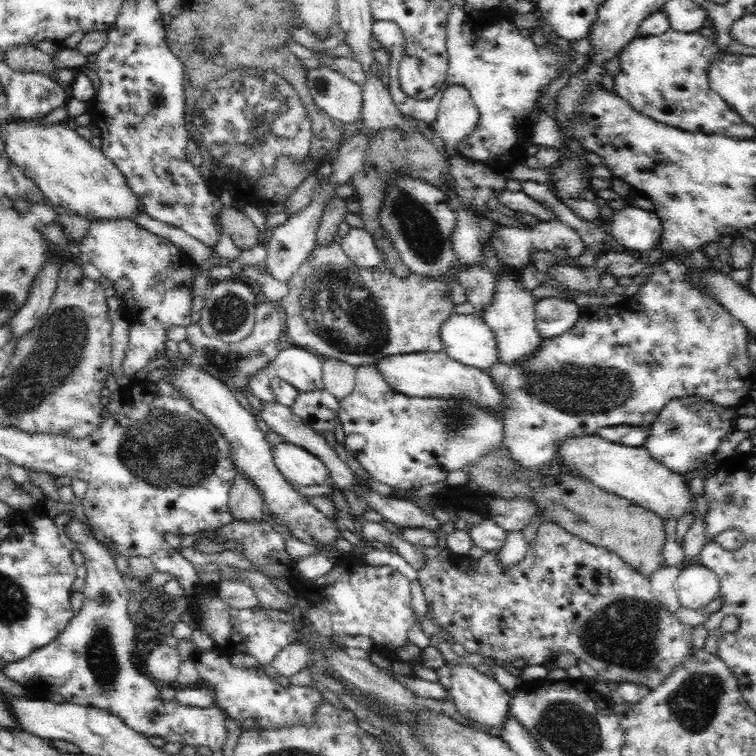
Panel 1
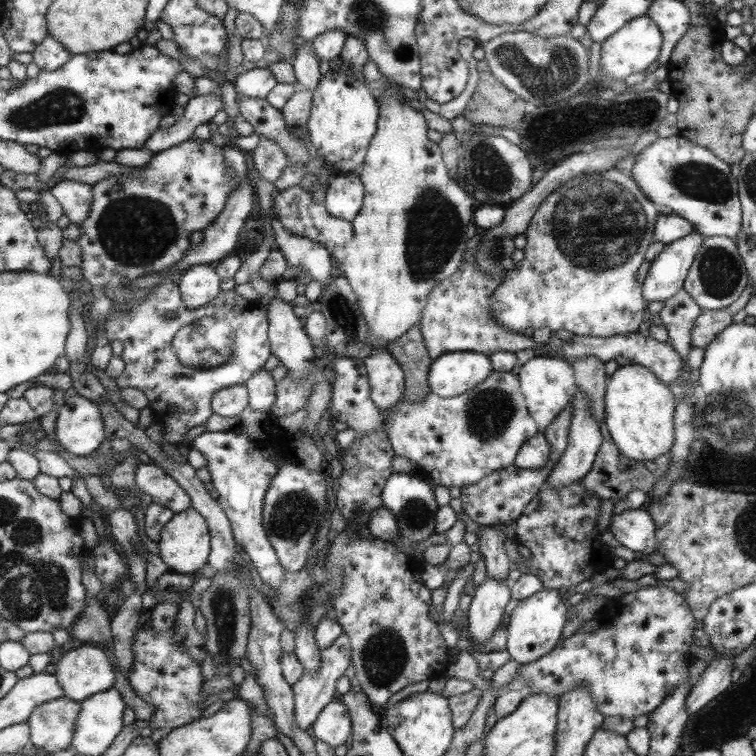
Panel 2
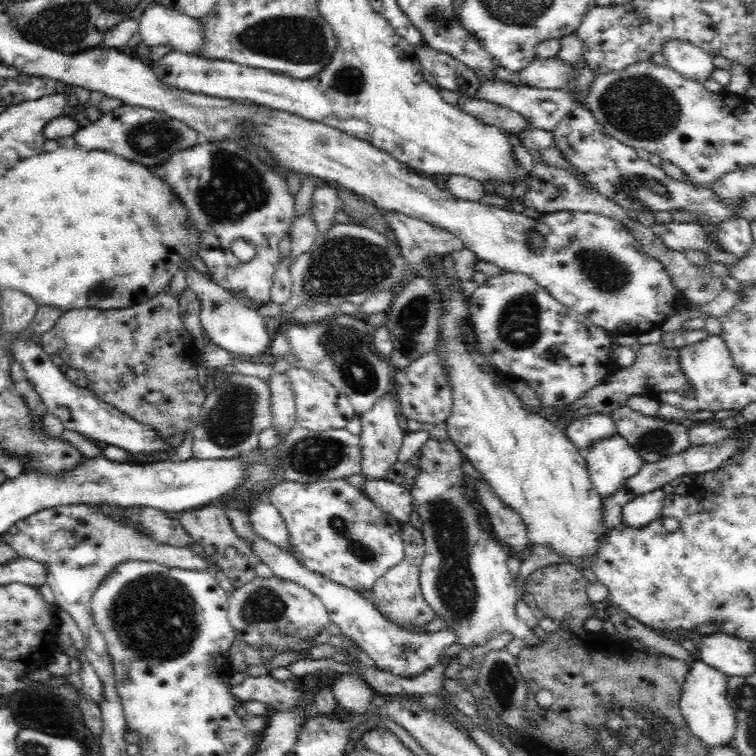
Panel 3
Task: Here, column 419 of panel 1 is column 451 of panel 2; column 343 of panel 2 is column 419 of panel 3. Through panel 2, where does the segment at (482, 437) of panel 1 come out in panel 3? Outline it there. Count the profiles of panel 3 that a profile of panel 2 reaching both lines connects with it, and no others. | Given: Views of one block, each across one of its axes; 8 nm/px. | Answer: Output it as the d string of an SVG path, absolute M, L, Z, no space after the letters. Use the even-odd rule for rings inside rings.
M436 351L422 354L410 366L393 370L392 391L397 397L399 412L406 420L417 420L426 424L440 424L452 412L452 391L448 380L442 374Z

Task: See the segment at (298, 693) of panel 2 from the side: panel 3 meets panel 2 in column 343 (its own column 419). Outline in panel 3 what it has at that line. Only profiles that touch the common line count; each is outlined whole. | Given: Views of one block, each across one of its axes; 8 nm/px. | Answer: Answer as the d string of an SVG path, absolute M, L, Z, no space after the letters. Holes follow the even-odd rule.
M228 500L224 510L234 532L241 540L249 542L254 554L261 562L268 564L272 569L273 576L282 580L296 582L306 590L310 590L312 594L315 594L324 603L326 610L329 612L330 620L342 630L341 634L348 636L350 640L355 642L355 646L359 646L361 650L366 652L374 660L378 670L390 672L390 674L400 677L412 678L412 676L418 676L427 668L431 668L438 663L441 660L444 648L455 643L453 632L447 630L447 628L442 628L434 633L425 631L424 633L412 634L410 630L402 629L402 627L390 623L374 607L374 603L360 592L332 582L324 578L324 576L310 571L292 553L288 553L288 551L278 548L268 539L260 537L250 525L250 515L248 515L246 509L234 508L232 502Z

